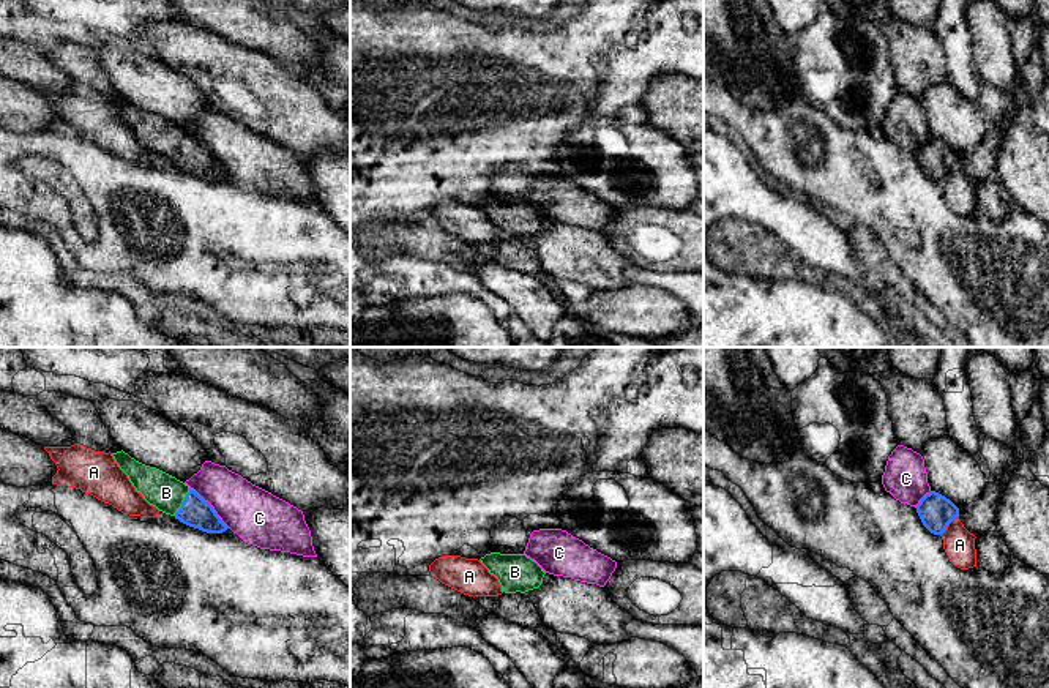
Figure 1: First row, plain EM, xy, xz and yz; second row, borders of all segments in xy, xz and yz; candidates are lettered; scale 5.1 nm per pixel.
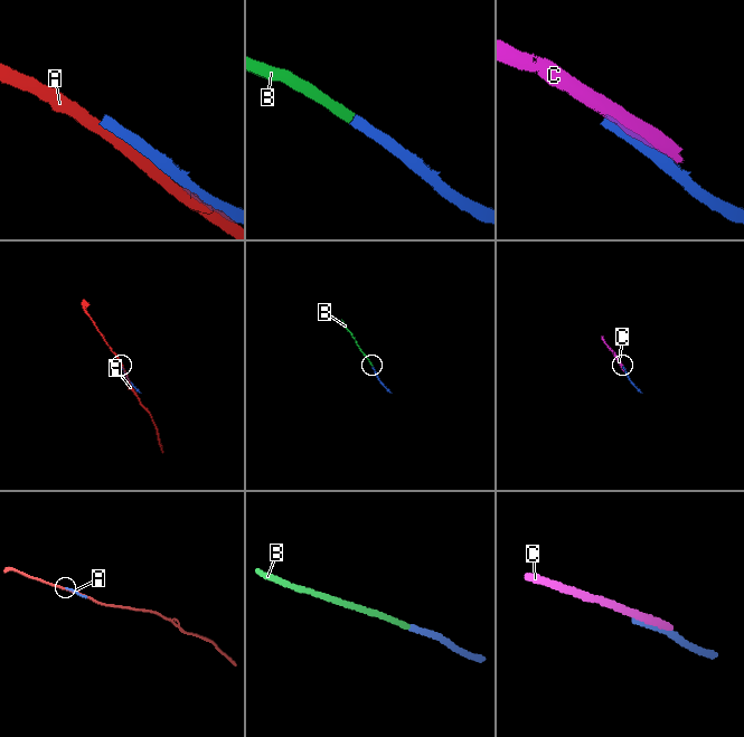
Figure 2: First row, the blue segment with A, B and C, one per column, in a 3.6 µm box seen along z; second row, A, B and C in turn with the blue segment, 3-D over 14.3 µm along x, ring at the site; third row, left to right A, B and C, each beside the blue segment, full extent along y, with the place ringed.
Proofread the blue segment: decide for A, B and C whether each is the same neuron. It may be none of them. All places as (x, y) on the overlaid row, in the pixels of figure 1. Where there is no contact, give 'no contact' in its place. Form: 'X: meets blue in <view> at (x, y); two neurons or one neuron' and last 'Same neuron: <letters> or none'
A: meets blue in yz at (947, 526); two neurons
B: meets blue in xy at (183, 502); one neuron
C: meets blue in xy at (212, 507); two neurons
Same neuron: B

